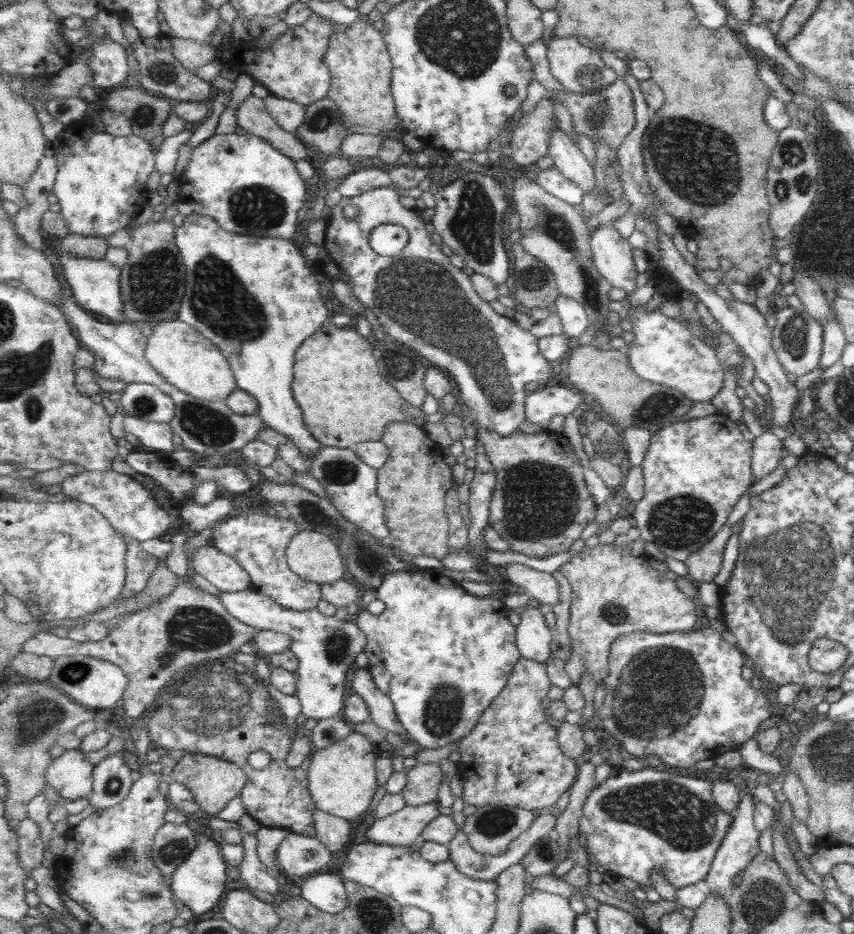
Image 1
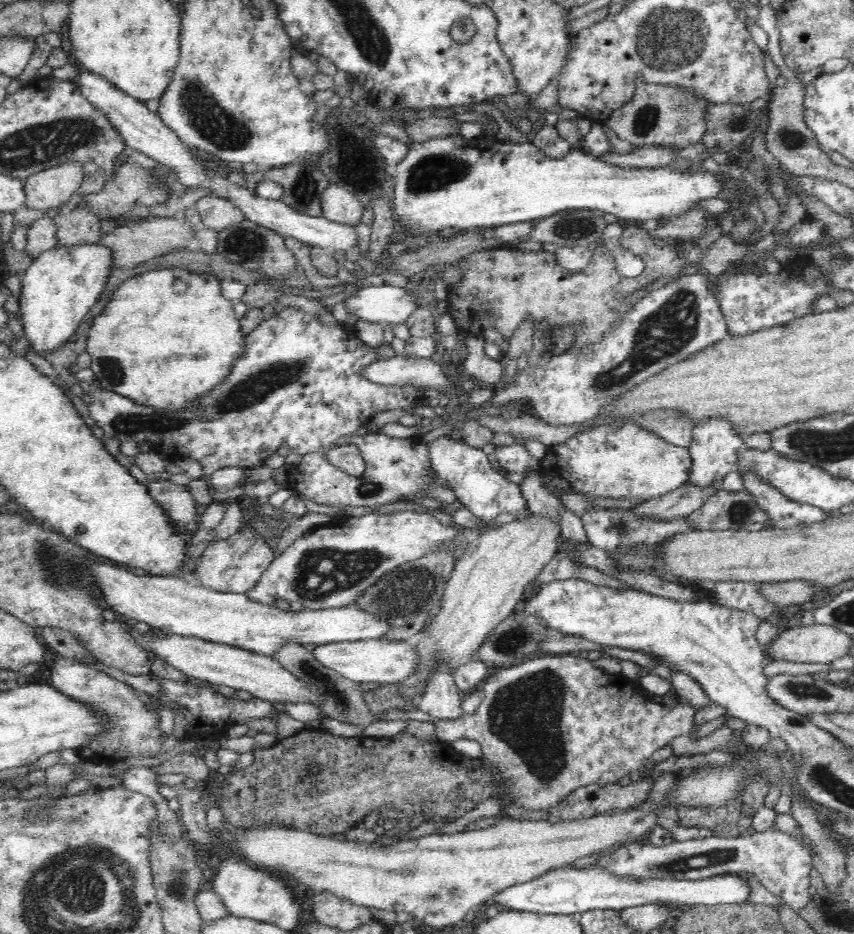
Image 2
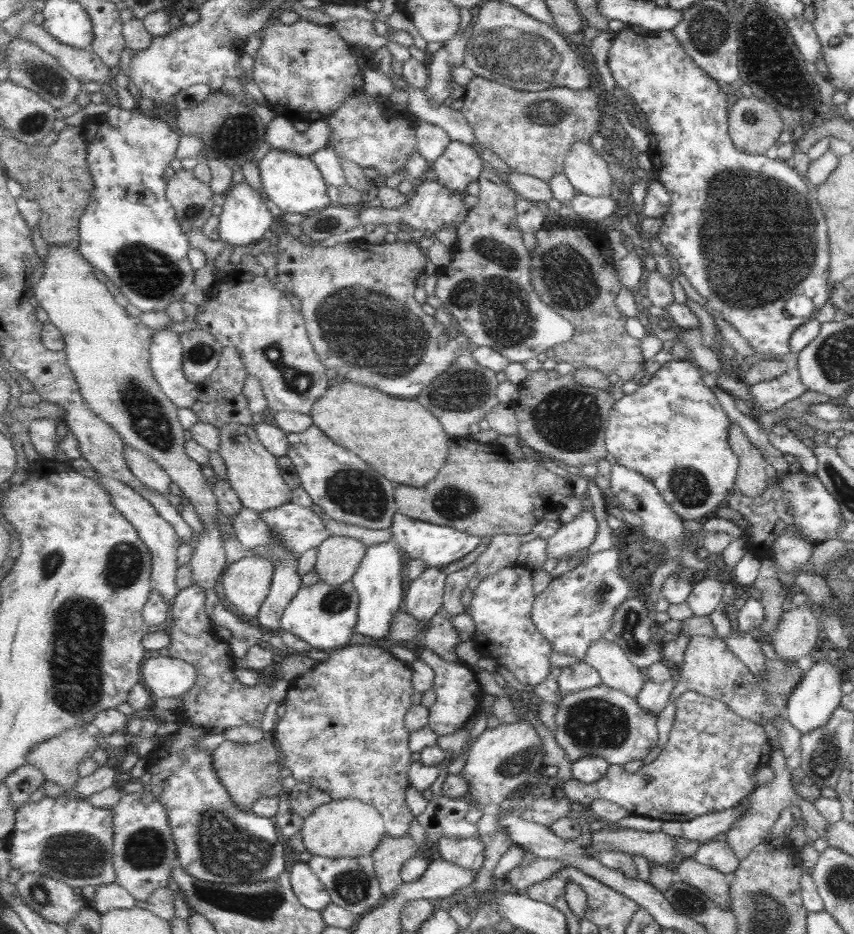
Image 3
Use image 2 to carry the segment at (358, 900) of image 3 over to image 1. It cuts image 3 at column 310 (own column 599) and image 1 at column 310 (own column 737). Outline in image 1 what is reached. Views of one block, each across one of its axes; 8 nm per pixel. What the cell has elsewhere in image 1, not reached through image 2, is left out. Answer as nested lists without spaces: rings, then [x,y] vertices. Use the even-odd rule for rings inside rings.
[[[290,832],[287,835],[287,838],[285,838],[283,842],[281,842],[281,846],[279,846],[277,850],[277,862],[282,868],[282,872],[283,874],[285,874],[285,876],[302,876],[304,878],[310,877],[312,873],[317,874],[318,871],[326,871],[325,866],[333,866],[334,868],[337,862],[333,864],[331,860],[333,860],[333,854],[329,850],[329,848],[327,848],[327,846],[325,846],[325,844],[323,844],[316,836],[312,835],[297,834]]]

